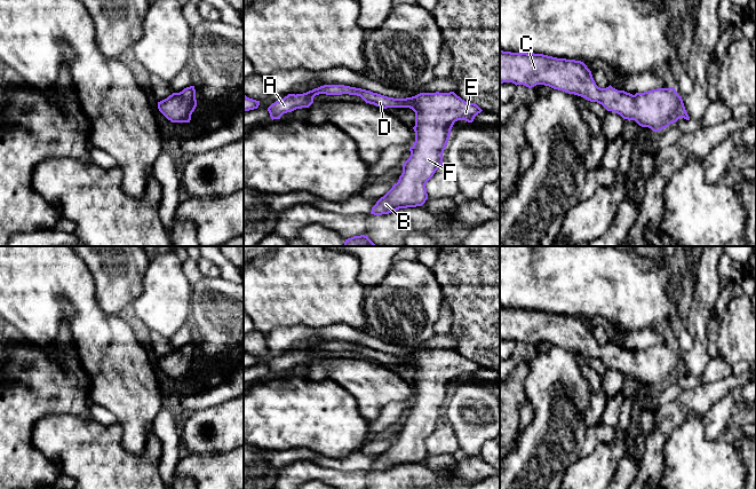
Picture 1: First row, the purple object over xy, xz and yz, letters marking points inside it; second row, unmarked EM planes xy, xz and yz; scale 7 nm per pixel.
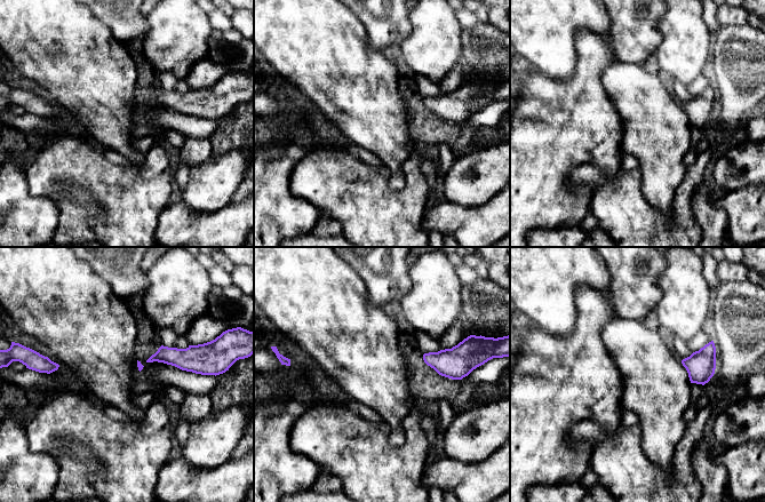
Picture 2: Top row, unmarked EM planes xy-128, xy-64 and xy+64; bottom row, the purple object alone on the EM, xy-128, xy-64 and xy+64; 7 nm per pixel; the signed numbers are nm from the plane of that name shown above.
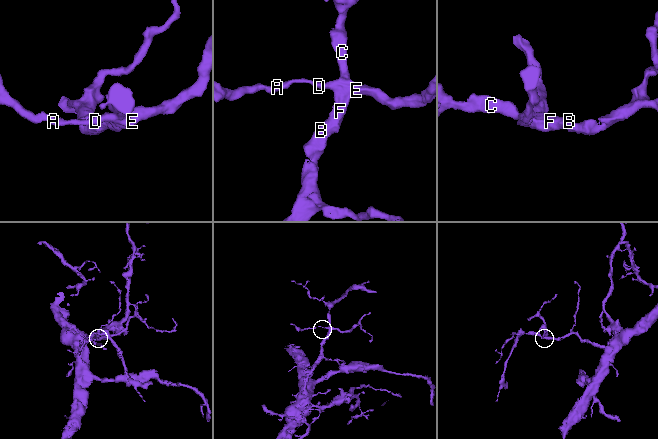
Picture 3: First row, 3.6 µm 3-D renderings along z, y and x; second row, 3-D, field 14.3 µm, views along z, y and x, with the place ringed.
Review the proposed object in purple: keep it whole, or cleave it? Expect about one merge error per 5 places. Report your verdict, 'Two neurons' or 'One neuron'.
One neuron

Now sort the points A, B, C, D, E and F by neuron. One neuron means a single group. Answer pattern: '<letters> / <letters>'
A B C D E F

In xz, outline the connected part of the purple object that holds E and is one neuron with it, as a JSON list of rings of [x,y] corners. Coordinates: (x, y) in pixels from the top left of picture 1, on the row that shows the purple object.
[[[324,85],[303,94],[288,94],[272,103],[268,111],[272,120],[280,119],[284,113],[309,108],[313,97],[319,94],[357,95],[366,103],[383,109],[409,108],[415,112],[415,142],[409,148],[411,156],[403,165],[398,182],[372,207],[371,214],[374,215],[422,206],[428,199],[425,184],[443,165],[443,153],[454,123],[472,123],[483,111],[477,104],[465,102],[454,92],[420,93],[412,97],[393,98],[344,85]]]

